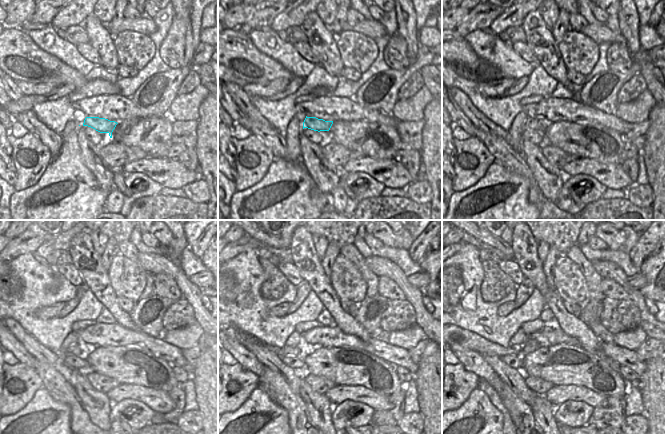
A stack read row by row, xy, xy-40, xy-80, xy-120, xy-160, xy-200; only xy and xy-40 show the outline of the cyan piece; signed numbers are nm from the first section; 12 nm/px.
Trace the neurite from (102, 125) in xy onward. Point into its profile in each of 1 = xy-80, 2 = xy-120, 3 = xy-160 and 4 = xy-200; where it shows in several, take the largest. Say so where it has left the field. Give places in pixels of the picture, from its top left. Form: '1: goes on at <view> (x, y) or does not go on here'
1: goes on at xy-80 (538, 124)
2: goes on at xy-120 (80, 349)
3: goes on at xy-160 (304, 349)
4: goes on at xy-200 (462, 339)

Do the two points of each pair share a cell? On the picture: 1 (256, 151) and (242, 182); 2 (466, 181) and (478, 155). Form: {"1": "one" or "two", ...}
{"1": "one", "2": "one"}

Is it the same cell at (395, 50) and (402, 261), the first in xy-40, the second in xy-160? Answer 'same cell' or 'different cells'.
different cells

